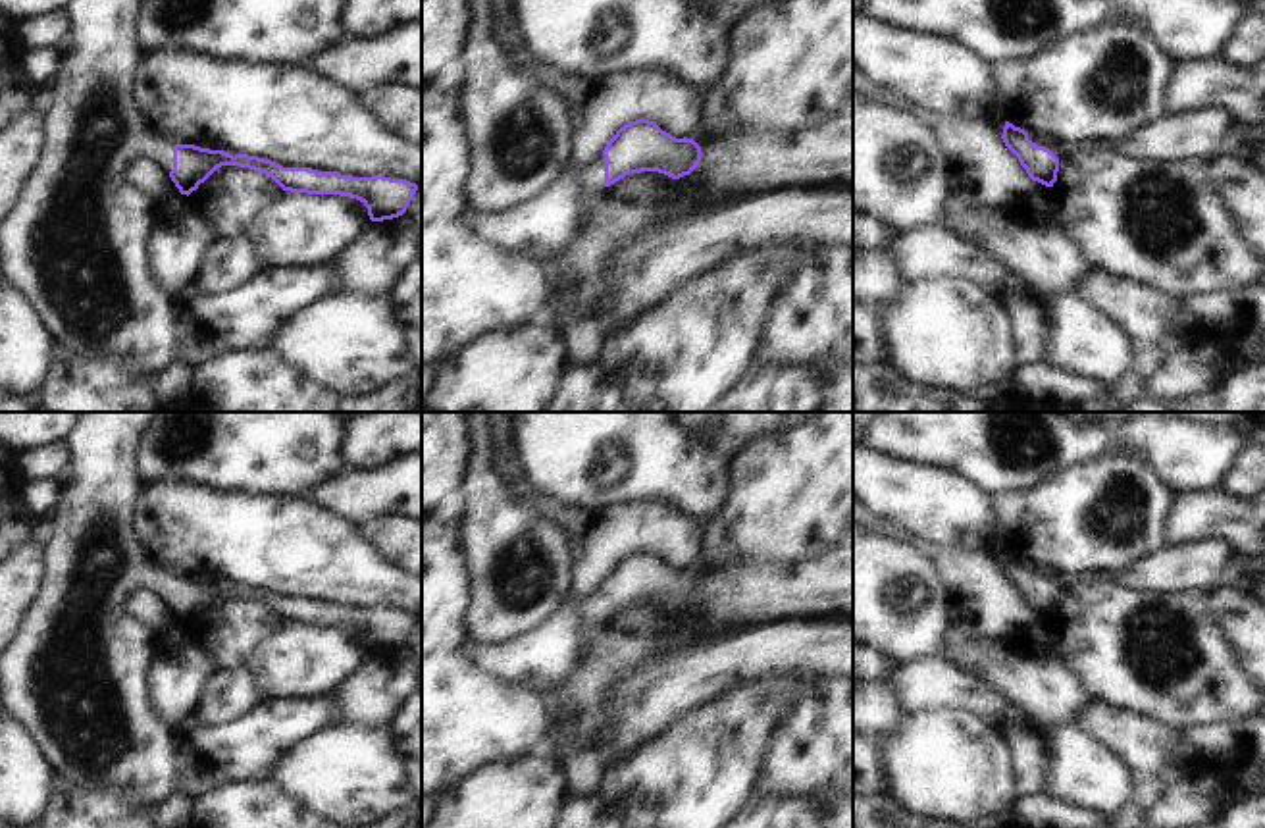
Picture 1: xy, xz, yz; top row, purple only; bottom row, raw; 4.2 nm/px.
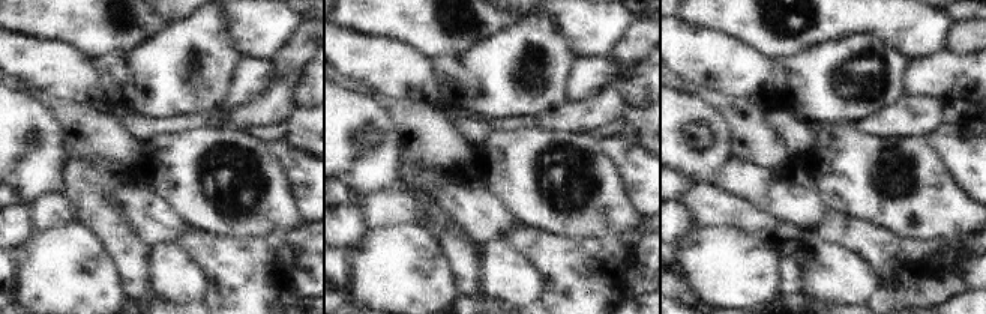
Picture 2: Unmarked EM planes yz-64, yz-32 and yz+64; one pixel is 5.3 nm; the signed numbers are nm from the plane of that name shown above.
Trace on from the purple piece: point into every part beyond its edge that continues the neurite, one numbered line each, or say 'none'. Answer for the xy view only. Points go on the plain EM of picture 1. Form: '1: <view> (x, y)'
1: xy (77, 678).

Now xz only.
1: xz (524, 565).

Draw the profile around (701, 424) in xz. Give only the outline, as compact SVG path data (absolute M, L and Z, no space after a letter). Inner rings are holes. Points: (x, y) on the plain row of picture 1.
M668 412L668 416L678 427L707 441L718 433L714 412Z

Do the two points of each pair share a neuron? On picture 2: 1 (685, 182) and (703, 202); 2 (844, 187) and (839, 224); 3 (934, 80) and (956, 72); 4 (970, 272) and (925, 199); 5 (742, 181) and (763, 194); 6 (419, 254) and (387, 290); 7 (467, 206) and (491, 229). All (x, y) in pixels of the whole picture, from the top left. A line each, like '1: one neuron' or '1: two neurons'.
1: two neurons
2: two neurons
3: one neuron
4: two neurons
5: one neuron
6: one neuron
7: one neuron

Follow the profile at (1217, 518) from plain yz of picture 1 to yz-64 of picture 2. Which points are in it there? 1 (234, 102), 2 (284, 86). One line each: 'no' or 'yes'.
1: yes
2: no

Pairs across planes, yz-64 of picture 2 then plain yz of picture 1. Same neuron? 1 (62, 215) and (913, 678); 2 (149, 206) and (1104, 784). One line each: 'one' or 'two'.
1: one
2: two

